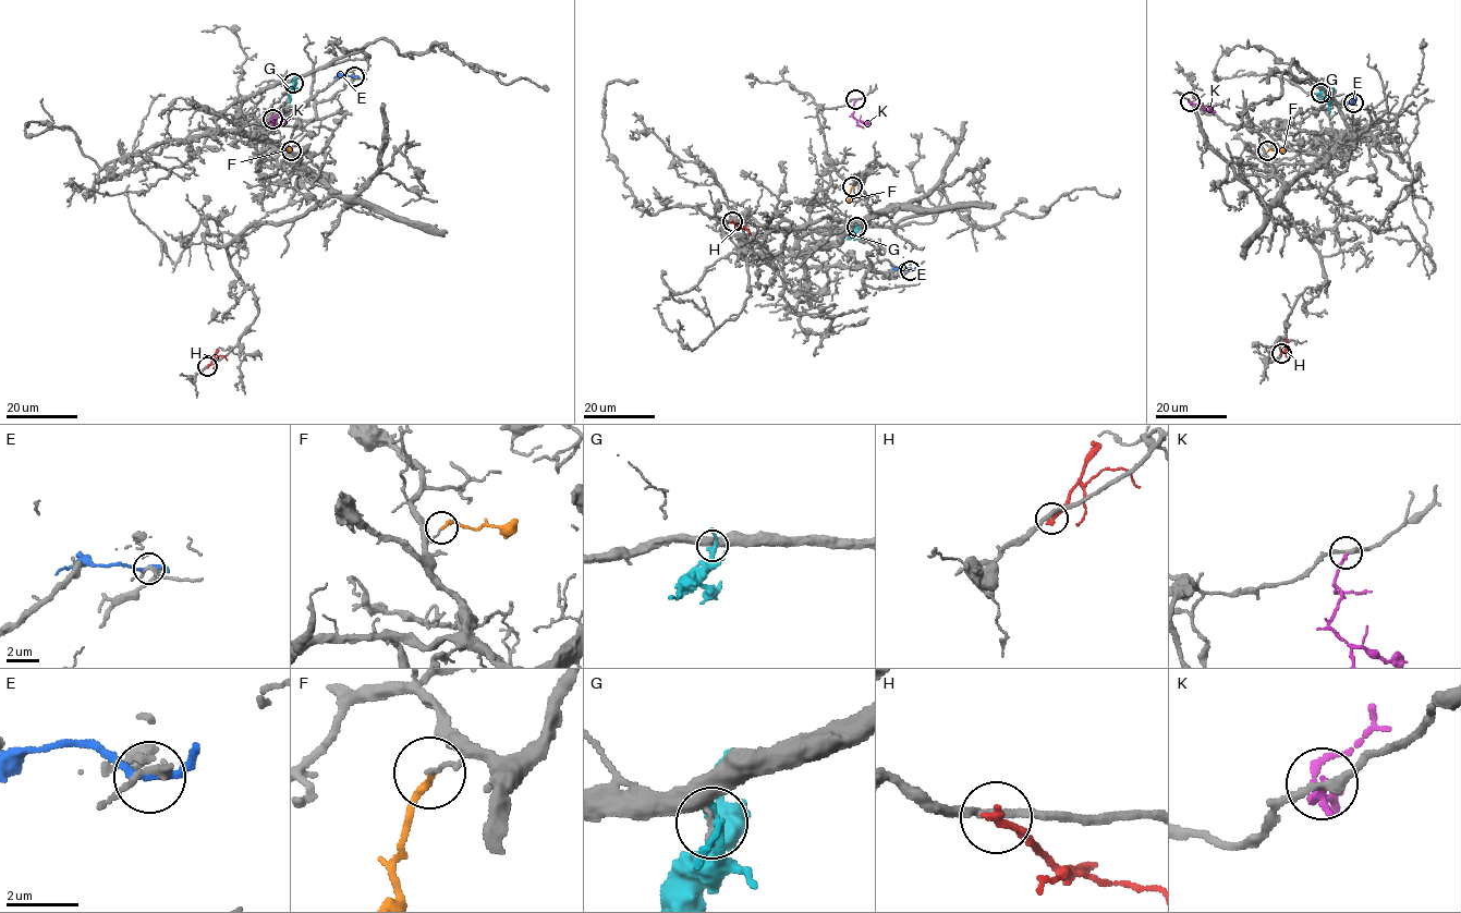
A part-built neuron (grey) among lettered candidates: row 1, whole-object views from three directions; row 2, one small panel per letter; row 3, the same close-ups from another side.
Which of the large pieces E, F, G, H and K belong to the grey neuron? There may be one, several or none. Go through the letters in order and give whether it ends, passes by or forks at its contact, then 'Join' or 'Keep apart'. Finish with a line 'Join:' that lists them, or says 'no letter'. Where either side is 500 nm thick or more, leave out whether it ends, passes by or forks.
E: It passes by. Keep apart
F: It ends there. Keep apart
G: It passes by. Keep apart
H: It ends there. Keep apart
K: It ends there. Keep apart
Join: no letter

